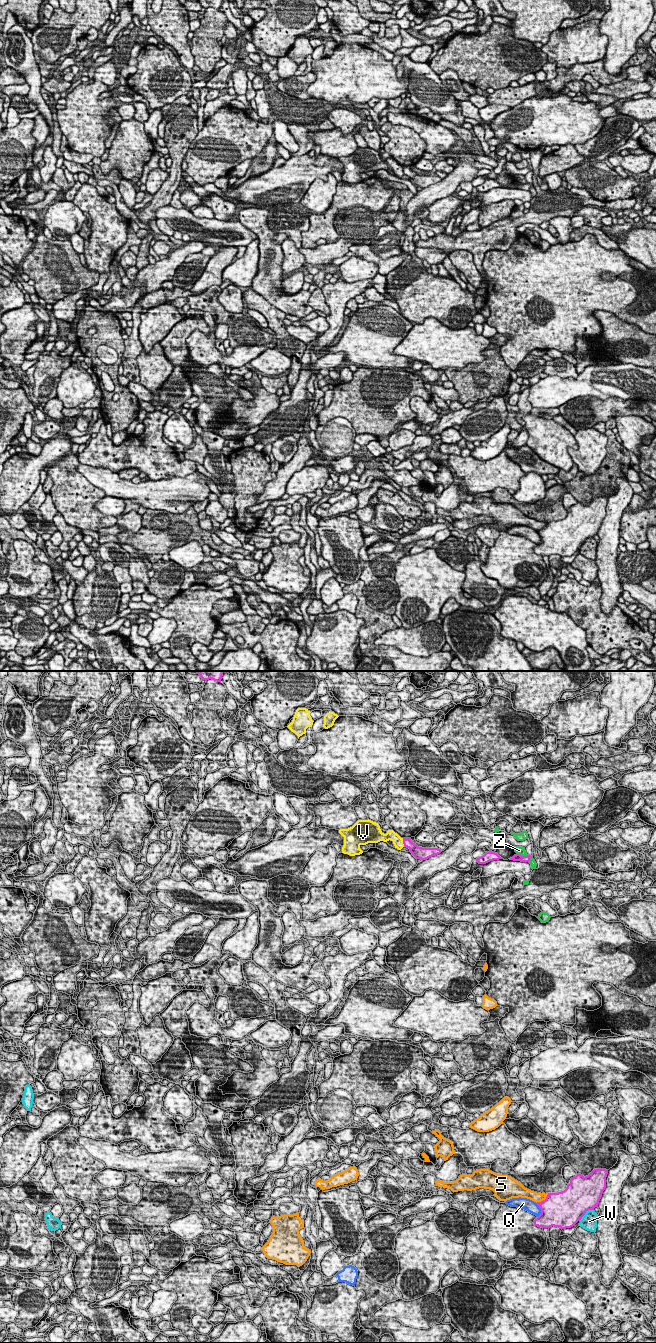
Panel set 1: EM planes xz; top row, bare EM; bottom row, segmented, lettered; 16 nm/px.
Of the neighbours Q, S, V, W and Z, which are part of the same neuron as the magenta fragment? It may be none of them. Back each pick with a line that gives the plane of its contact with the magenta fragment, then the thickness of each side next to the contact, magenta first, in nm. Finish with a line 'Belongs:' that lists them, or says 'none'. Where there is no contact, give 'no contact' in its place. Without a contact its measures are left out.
Belongs: none

